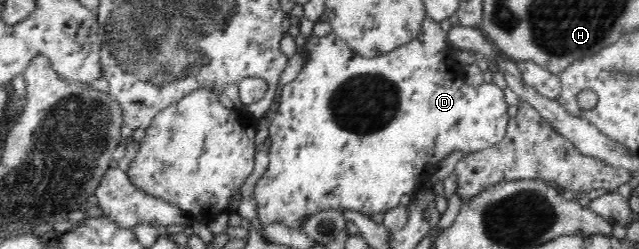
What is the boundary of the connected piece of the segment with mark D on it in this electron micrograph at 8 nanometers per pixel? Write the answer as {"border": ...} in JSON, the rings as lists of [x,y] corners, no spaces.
{"border":[[[426,18],[423,21],[421,32],[409,40],[409,43],[402,44],[401,47],[385,53],[385,55],[367,58],[353,51],[346,41],[341,37],[331,33],[327,36],[311,36],[305,40],[306,64],[302,67],[297,77],[288,84],[285,84],[280,91],[280,106],[275,117],[269,126],[269,168],[257,181],[254,188],[256,197],[256,211],[261,224],[282,223],[285,227],[302,230],[303,217],[313,215],[325,210],[337,208],[351,209],[371,217],[375,213],[384,213],[394,207],[406,207],[415,198],[424,183],[429,181],[438,166],[445,157],[449,157],[453,151],[461,153],[473,153],[491,147],[499,143],[505,137],[509,119],[513,113],[509,113],[511,108],[505,102],[503,89],[493,82],[483,82],[478,87],[467,84],[464,80],[463,65],[453,59],[451,55],[451,45],[447,43],[446,33],[441,29],[439,23]]]}

